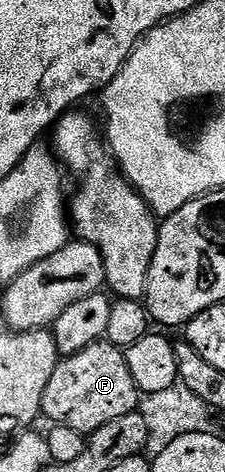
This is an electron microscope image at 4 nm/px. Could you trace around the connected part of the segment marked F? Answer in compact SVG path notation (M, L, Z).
M106 339L79 351L79 355L58 360L47 391L43 391L41 412L44 420L53 425L71 427L88 435L115 419L123 419L123 415L138 412L137 400L135 379L131 379L124 352Z

